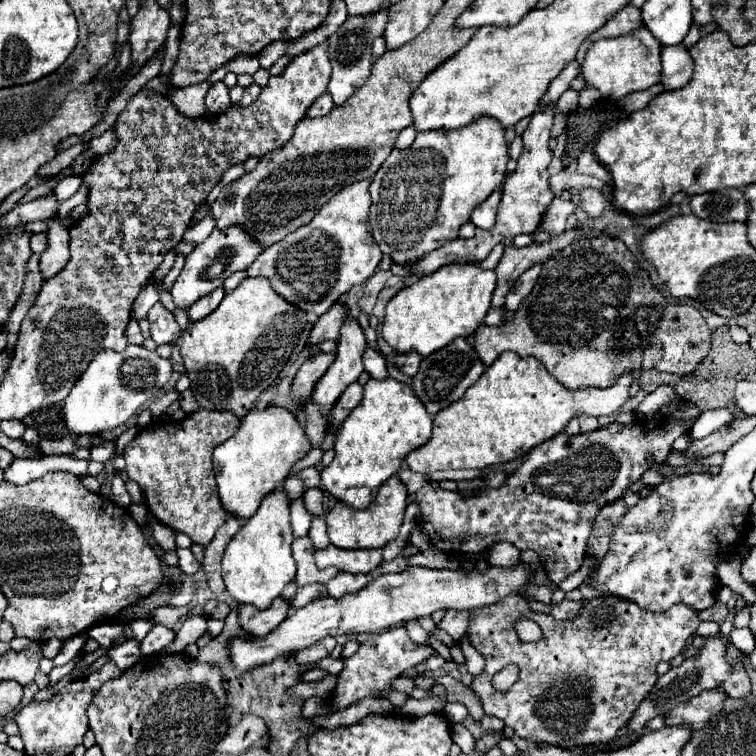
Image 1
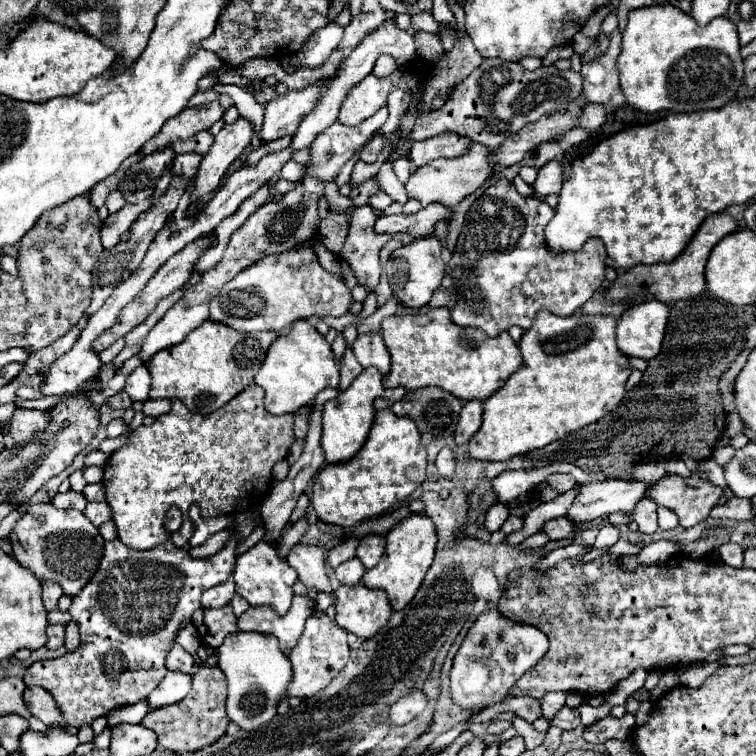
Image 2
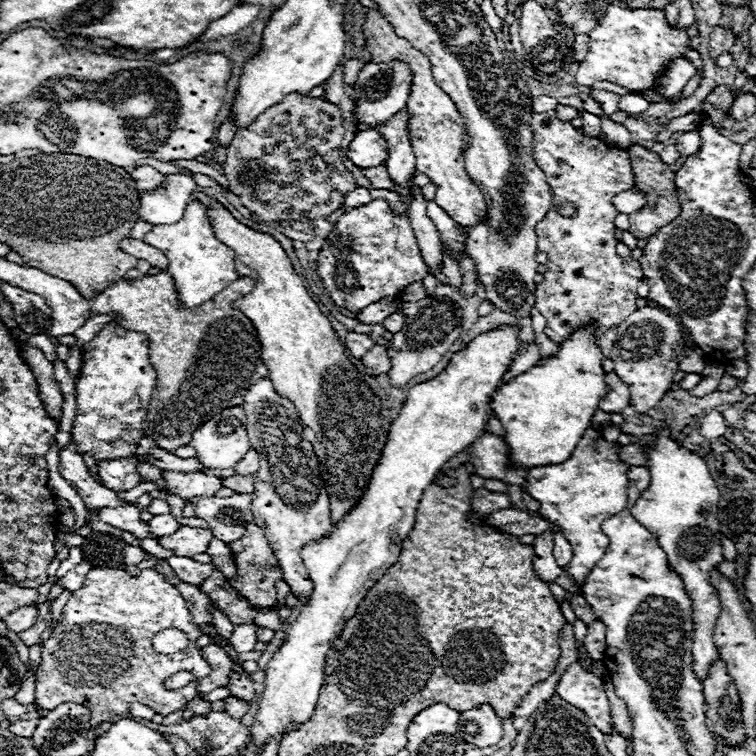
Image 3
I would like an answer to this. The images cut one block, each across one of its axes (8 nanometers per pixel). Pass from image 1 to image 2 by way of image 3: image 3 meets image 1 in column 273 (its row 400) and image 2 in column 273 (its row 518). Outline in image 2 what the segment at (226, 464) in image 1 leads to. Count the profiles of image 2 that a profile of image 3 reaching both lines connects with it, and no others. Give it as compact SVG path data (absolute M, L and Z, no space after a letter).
M294 320L288 334L282 334L276 338L276 342L272 342L268 356L256 374L256 384L266 392L264 404L270 414L298 412L302 406L310 404L312 396L316 396L326 386L336 388L338 380L340 372L332 348L308 320Z

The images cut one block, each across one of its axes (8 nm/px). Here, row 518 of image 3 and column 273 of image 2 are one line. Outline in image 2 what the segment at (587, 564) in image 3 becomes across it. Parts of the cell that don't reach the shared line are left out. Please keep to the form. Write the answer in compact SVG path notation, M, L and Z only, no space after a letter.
M260 540L254 548L244 552L242 556L238 556L234 578L236 578L236 592L240 596L248 596L246 600L250 602L250 606L270 604L276 608L278 614L286 614L292 604L292 596L294 596L292 586L298 576L296 576L296 570L292 566L288 566L288 562L284 558L278 556L276 546Z

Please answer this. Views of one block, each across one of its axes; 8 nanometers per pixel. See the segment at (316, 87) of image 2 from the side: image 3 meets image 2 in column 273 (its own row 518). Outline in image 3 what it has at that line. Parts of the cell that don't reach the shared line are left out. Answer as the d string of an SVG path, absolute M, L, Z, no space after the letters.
M124 504L118 508L104 508L98 512L98 518L114 528L126 530L130 534L134 534L136 538L154 538L158 540L158 536L152 536L152 532L148 530L148 524L140 520L140 510L132 504Z

